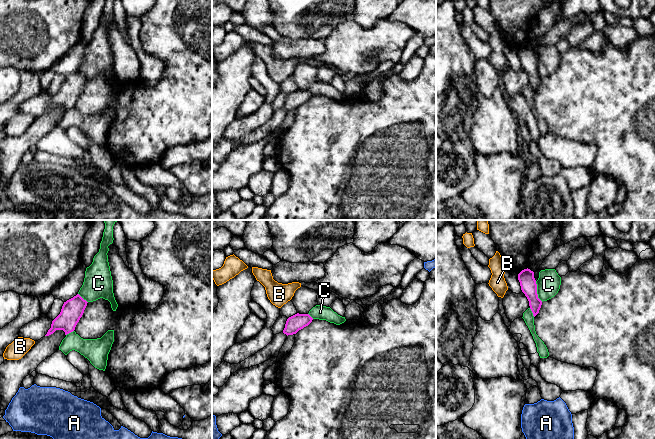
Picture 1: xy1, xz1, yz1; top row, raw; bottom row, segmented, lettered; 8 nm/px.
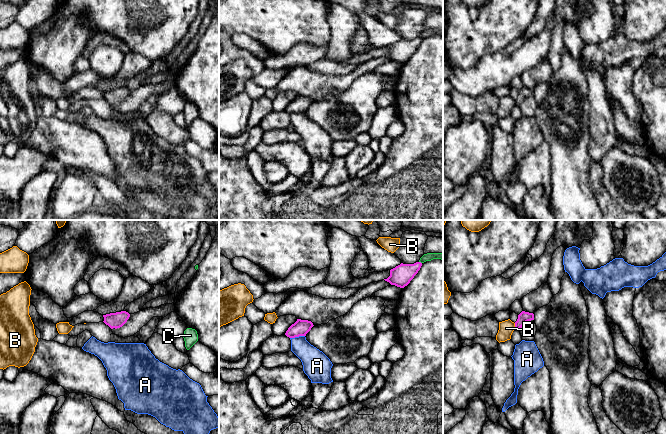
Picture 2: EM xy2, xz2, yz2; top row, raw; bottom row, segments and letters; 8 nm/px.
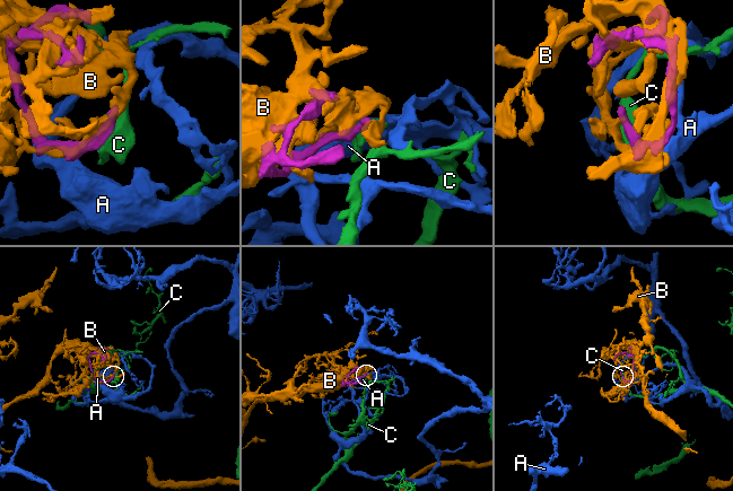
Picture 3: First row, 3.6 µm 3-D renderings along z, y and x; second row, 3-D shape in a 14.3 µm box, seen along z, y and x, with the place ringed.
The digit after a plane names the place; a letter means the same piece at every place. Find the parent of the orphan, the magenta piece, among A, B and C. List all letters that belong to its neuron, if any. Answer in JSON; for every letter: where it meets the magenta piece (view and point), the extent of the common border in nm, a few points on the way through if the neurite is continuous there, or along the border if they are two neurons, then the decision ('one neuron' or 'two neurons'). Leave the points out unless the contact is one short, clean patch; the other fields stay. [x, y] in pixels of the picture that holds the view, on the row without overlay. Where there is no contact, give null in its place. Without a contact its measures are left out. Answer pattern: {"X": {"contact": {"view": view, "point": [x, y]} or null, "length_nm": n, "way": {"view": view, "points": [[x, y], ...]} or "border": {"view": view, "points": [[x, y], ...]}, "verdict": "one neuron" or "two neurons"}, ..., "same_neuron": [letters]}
{"A": {"contact": {"view": "xz2", "point": [297, 112]}, "length_nm": 120, "border": {"view": "xz2", "points": [[304, 111], [290, 114]]}, "verdict": "two neurons"}, "B": {"contact": {"view": "yz2", "point": [515, 102]}, "length_nm": 50, "verdict": "two neurons"}, "C": {"contact": {"view": "yz1", "point": [536, 67]}, "length_nm": 180, "verdict": "two neurons"}, "same_neuron": []}

